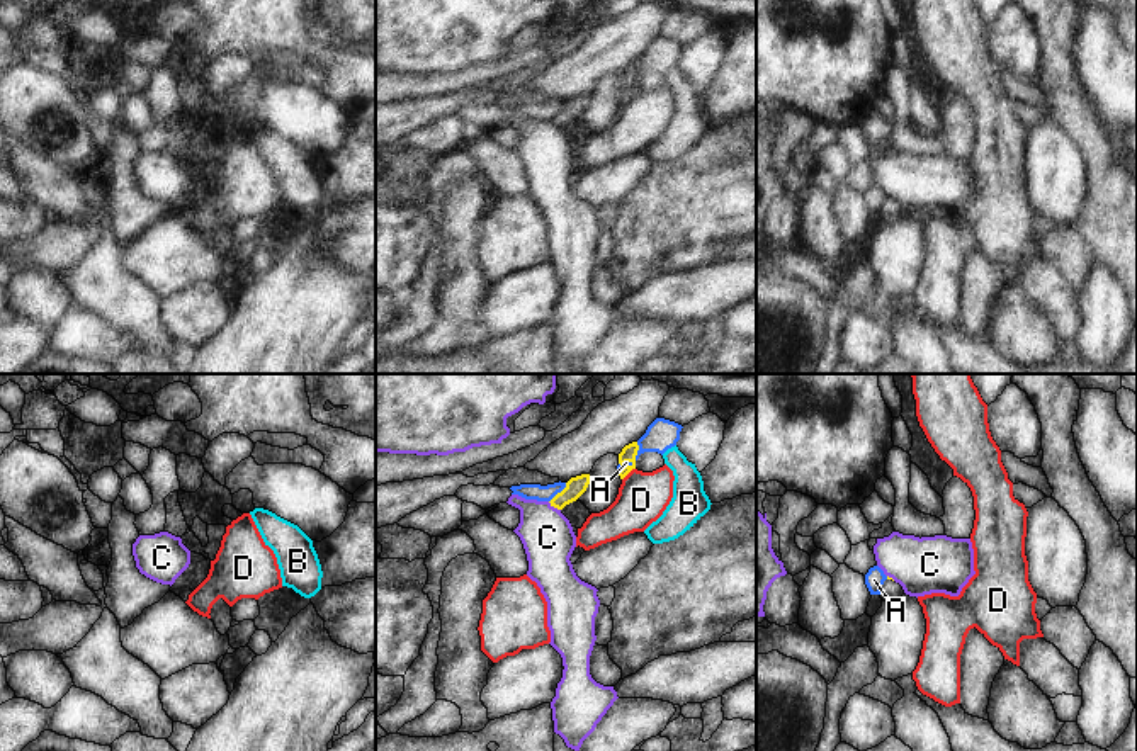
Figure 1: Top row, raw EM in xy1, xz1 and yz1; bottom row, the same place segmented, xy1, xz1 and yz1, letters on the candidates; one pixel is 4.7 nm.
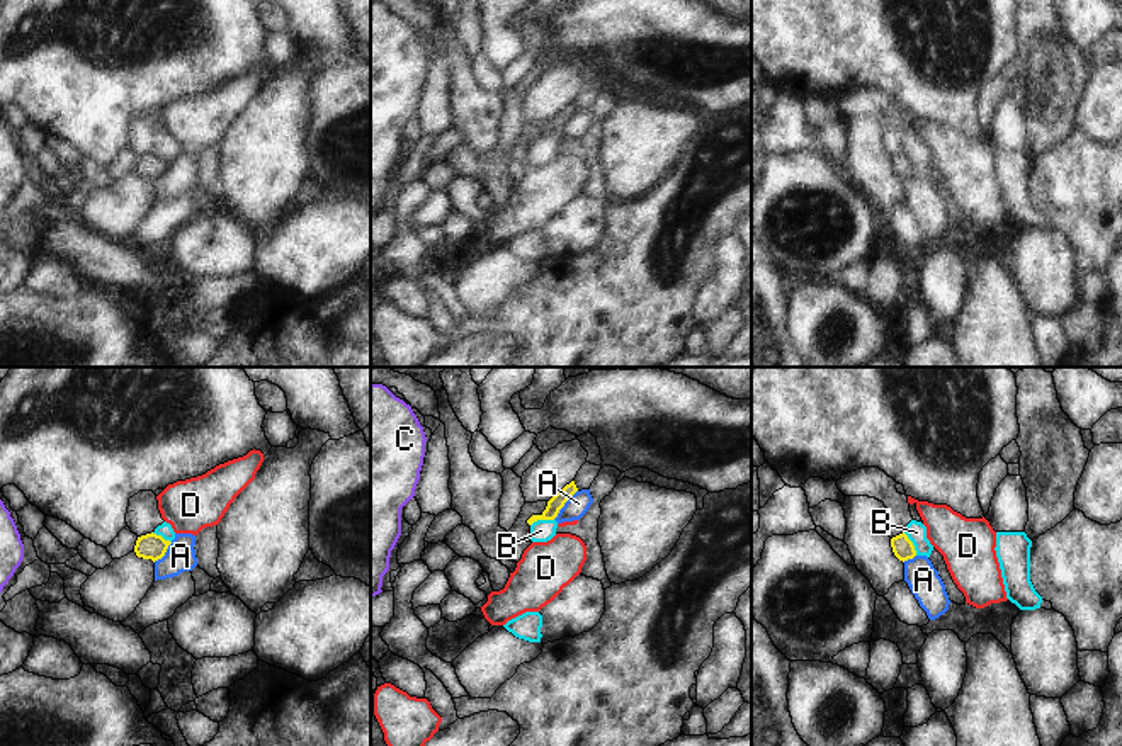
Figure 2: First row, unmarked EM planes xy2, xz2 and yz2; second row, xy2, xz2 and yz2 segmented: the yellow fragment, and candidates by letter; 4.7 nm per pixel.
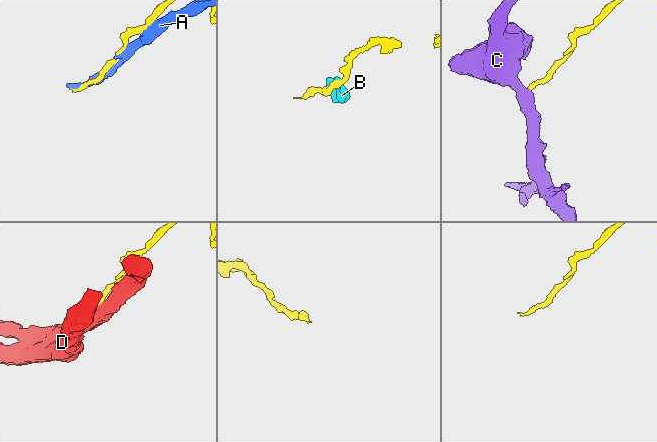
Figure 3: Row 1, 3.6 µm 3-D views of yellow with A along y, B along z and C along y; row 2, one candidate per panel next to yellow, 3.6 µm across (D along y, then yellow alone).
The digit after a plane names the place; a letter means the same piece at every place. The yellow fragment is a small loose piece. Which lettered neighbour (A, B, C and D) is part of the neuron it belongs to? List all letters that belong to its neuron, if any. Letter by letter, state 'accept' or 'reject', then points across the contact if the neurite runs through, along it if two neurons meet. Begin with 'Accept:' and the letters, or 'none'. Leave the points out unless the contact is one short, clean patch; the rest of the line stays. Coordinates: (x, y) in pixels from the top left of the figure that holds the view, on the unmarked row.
Accept: none
A: reject
B: reject | along xz2 (553, 138), (538, 138), (531, 145)
C: reject | along xz1 (548, 121), (560, 129)
D: reject | along xz1 (634, 87), (622, 99)

